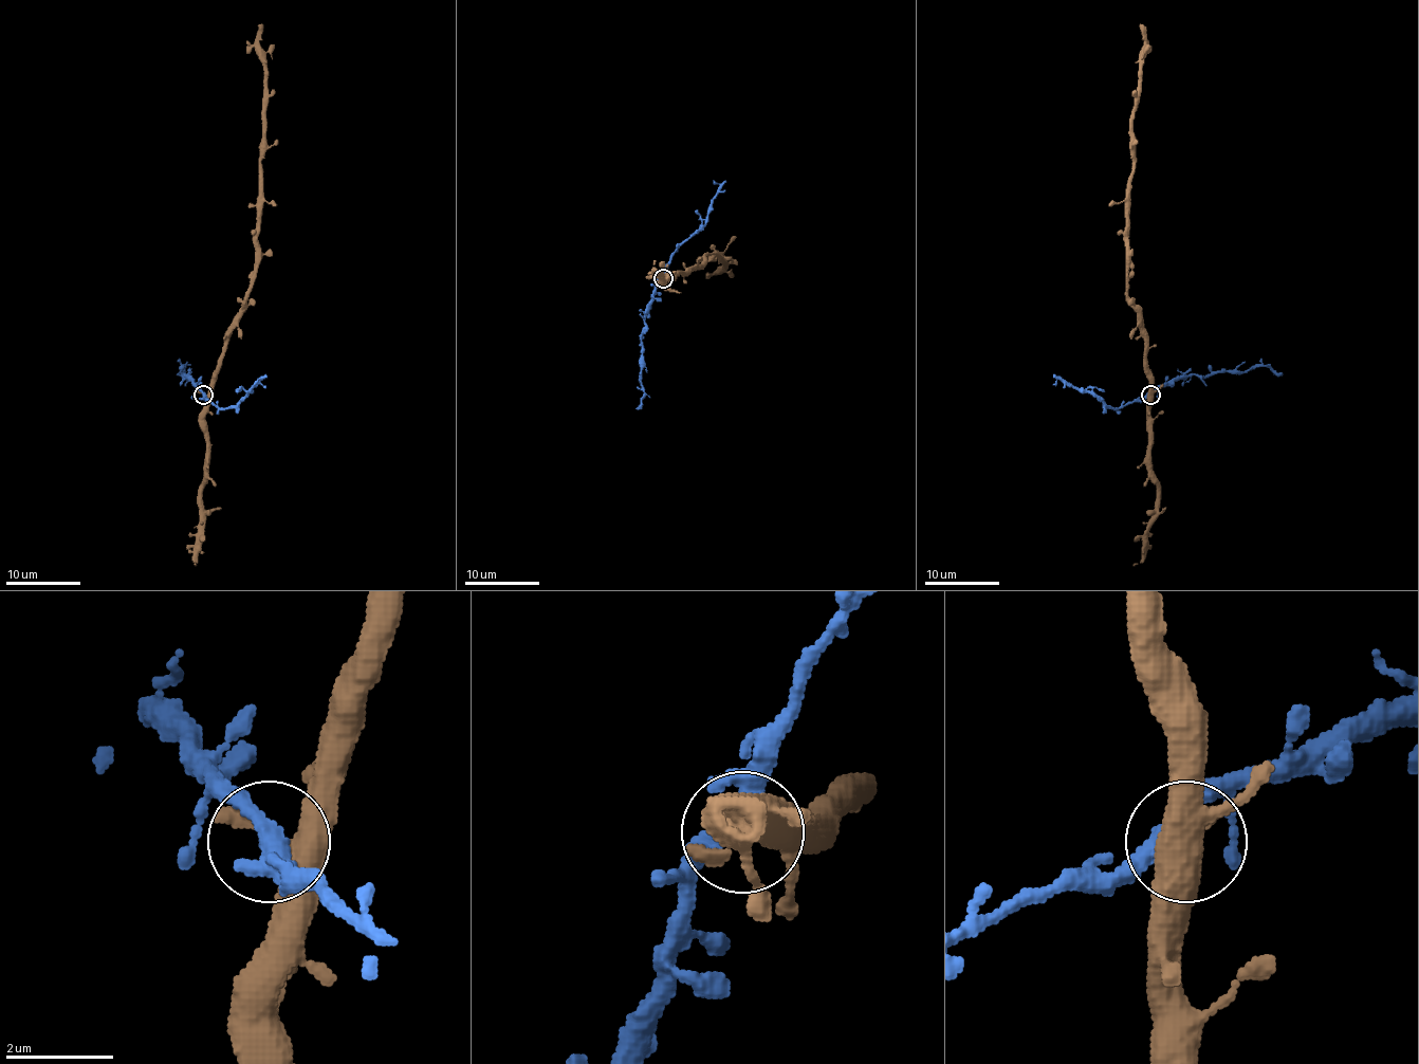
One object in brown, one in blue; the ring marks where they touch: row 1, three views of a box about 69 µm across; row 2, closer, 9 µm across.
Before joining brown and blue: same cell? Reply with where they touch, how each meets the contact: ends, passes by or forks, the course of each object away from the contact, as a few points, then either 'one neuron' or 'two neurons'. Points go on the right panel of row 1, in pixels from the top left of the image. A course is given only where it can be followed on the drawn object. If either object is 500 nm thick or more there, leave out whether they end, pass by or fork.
at (1150, 395); brown forks there; blue forks there; brown runs (1152, 395), (1146, 331), (1140, 312), (1127, 295), (1127, 196), (1132, 169), (1139, 59), (1144, 46), (1140, 23); blue runs (1149, 395), (1157, 387), (1193, 373), (1271, 366), (1283, 373); two neurons

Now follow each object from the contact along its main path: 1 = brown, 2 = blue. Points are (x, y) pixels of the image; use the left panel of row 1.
1: (203, 395), (208, 392), (225, 331), (247, 295), (256, 267), (264, 106), (261, 23)
2: (203, 395), (181, 370), (184, 366), (179, 373)

